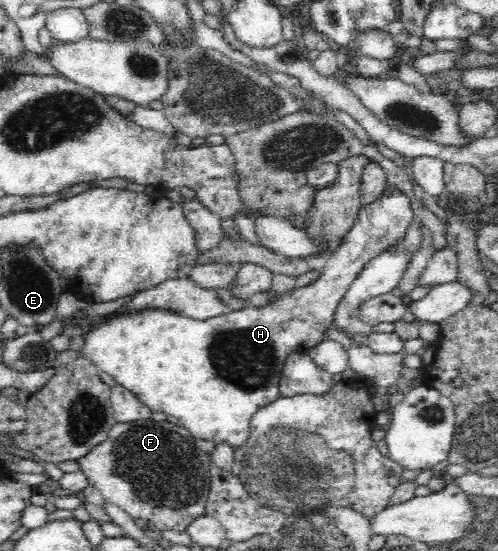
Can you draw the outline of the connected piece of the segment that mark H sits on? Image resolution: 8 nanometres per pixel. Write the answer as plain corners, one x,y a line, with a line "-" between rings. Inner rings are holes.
387,186
376,201
360,208
357,220
345,235
343,243
335,247
334,255
321,265
318,277
308,285
278,295
266,307
229,309
207,320
184,317
165,309
146,309
108,317
102,323
94,323
86,335
81,353
100,372
108,373
118,385
134,393
150,411
176,417
177,424
195,439
238,449
250,438
252,416
260,408
280,399
280,377
288,355
316,347
327,338
325,332
333,325
334,310
351,283
370,261
382,253
396,251
414,220
410,197
398,187

